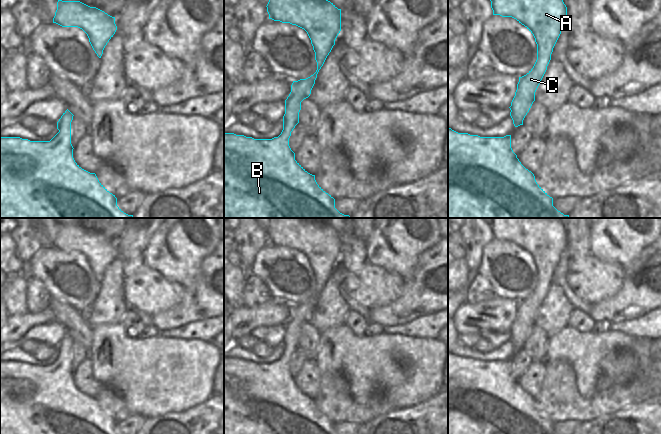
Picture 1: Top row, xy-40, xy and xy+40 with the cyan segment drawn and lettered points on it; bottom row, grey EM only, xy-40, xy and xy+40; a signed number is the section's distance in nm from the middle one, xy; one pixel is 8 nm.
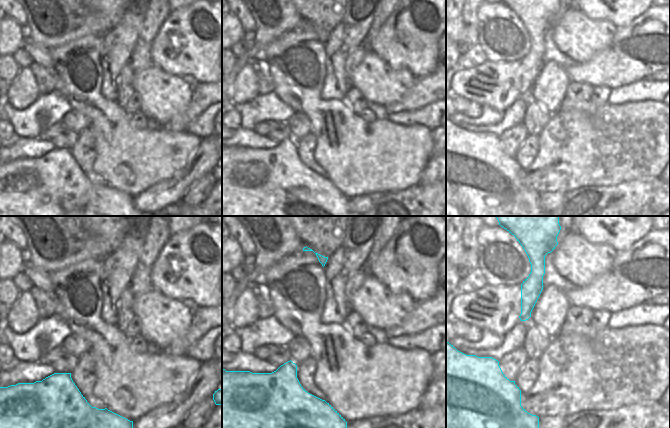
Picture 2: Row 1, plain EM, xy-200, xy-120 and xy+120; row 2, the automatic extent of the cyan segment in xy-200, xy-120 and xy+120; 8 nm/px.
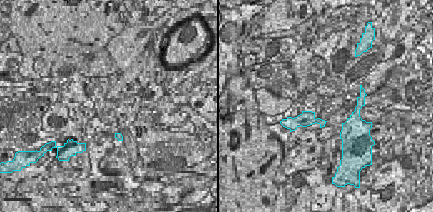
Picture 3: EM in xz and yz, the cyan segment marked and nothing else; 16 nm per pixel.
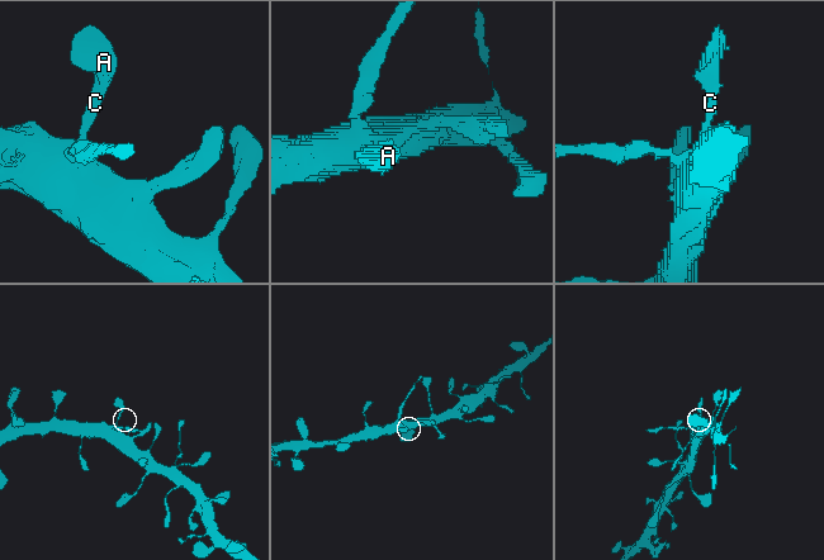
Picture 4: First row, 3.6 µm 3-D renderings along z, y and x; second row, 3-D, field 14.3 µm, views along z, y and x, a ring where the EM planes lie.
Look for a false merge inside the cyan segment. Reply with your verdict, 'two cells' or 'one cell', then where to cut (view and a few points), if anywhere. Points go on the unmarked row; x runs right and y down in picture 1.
one cell; cut none

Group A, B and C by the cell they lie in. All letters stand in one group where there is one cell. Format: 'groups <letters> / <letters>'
groups A B C

